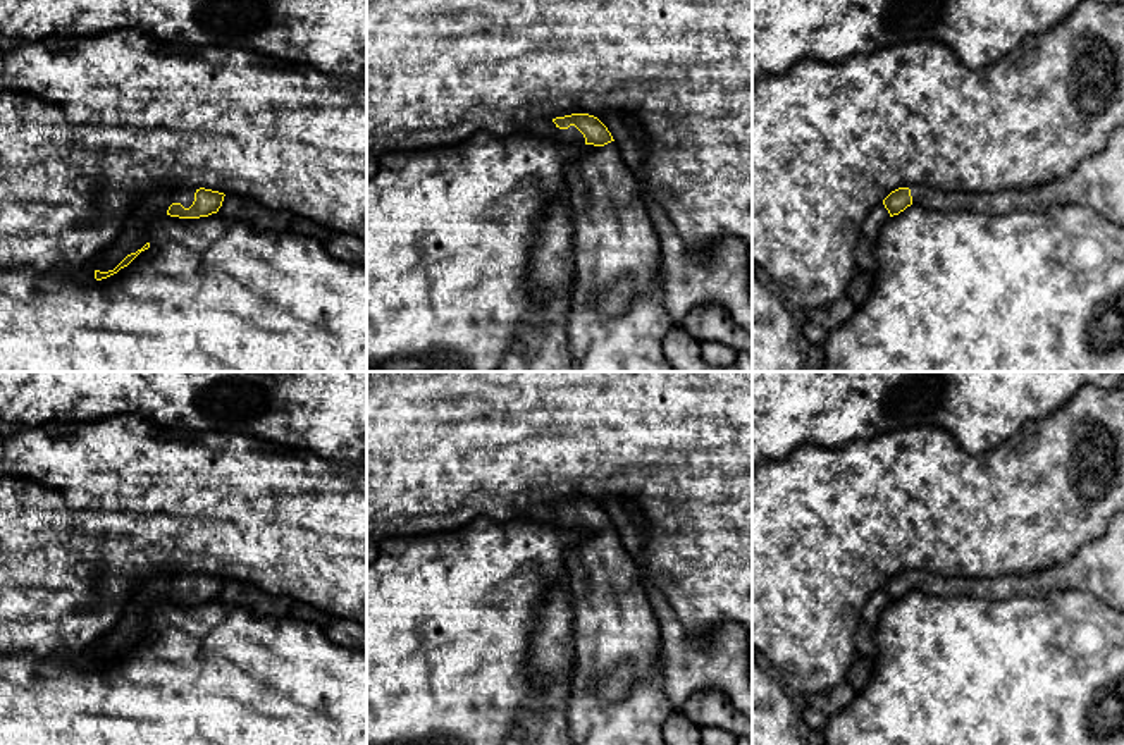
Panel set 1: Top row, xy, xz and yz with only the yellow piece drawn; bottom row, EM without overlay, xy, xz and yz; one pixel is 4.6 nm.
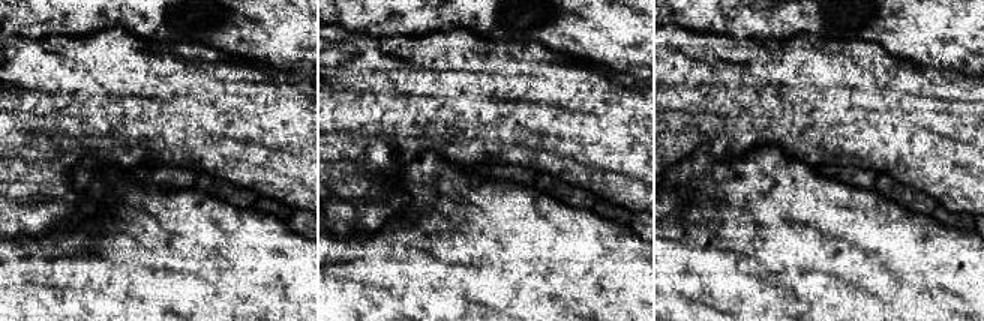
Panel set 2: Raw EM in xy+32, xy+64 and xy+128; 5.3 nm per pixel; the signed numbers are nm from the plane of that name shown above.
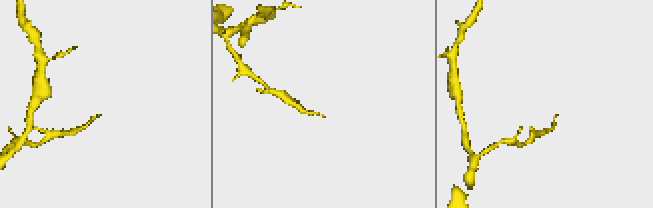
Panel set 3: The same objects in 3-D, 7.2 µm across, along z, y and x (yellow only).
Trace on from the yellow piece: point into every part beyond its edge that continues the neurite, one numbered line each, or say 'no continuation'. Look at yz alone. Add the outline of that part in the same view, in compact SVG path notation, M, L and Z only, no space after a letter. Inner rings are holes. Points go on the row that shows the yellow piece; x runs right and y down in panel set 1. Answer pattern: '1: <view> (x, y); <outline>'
1: yz (1097, 183); M1124 124L1110 136L1103 151L1086 158L1065 179L1029 189L962 193L912 186L912 205L926 210L969 210L979 213L1034 213L1055 205L1079 205L1124 227Z

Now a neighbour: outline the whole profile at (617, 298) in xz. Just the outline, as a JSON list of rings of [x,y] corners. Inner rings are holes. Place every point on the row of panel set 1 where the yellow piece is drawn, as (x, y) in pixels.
[[[621,277],[613,287],[606,291],[601,301],[601,311],[604,315],[621,315],[630,299],[633,298],[633,279],[632,277]]]

